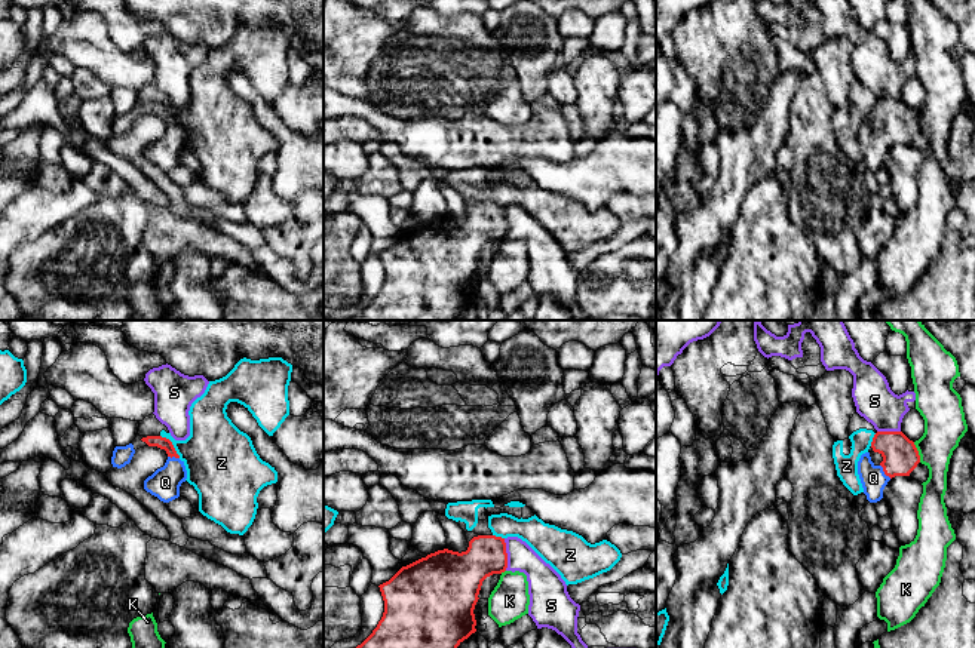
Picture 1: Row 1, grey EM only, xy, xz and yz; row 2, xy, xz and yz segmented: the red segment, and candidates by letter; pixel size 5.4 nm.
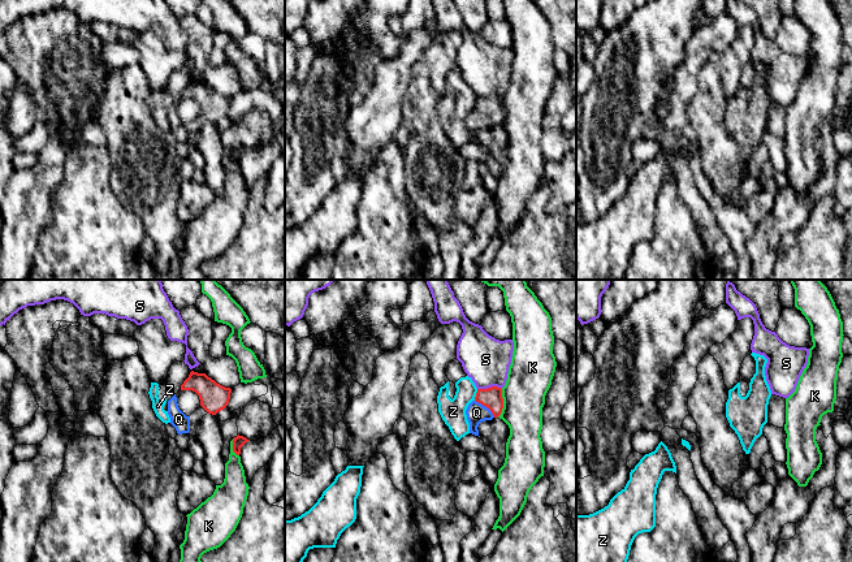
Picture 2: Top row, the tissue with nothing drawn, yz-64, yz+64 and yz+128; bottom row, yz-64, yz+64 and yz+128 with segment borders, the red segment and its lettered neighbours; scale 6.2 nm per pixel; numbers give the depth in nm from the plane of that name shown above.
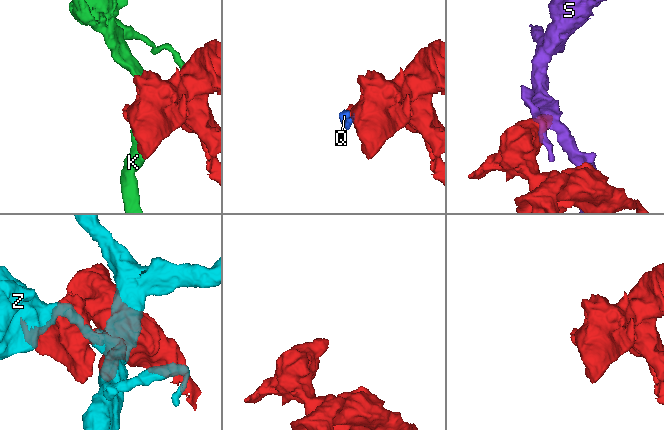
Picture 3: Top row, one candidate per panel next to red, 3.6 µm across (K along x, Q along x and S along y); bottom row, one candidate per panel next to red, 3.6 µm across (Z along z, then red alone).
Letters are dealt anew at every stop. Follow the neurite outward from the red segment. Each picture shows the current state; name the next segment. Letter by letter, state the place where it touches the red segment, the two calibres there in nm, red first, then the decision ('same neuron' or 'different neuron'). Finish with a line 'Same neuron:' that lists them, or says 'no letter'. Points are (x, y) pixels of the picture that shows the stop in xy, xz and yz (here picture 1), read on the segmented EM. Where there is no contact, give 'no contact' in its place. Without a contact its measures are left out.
K: contact yz (917, 453); calibres 190 and 220 nm; different neuron
Q: contact yz (883, 470); calibres 190 and 140 nm; same neuron
S: contact xz (506, 555); calibres 220 and 180 nm; different neuron
Z: contact xy (172, 445); calibres 70 and 360 nm; different neuron
Same neuron: Q

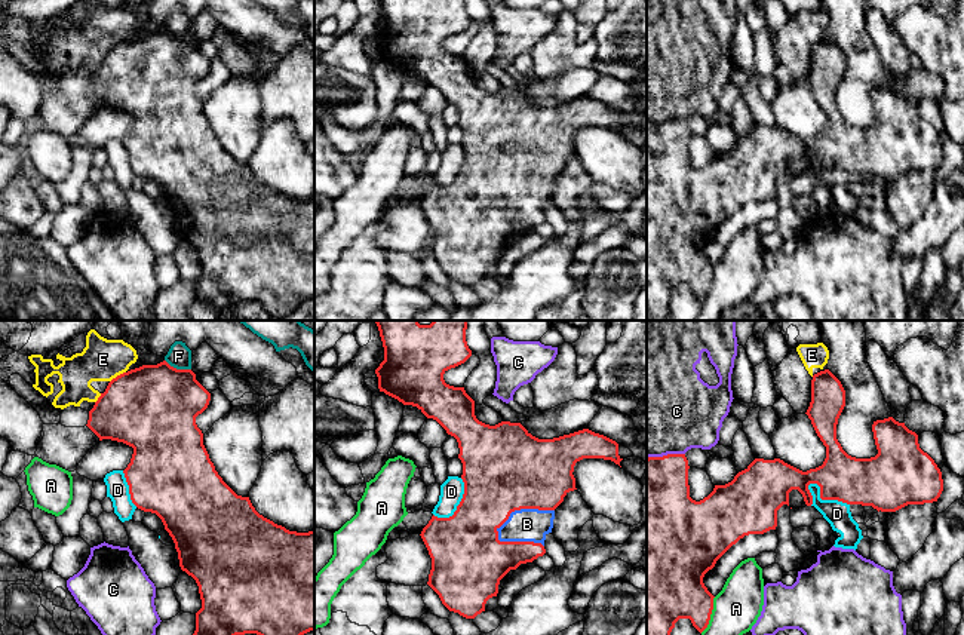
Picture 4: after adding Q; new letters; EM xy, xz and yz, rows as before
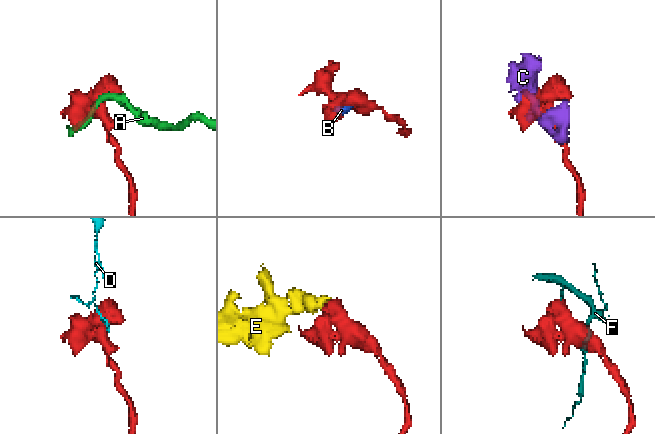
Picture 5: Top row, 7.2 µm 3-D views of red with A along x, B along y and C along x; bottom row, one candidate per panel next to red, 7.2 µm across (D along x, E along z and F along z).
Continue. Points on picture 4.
A: contact yz (711, 613); calibres 340 and 260 nm; different neuron
B: contact xz (519, 509); calibres 460 and 180 nm; same neuron
C: contact yz (665, 456); calibres 440 and 500 nm; different neuron
D: contact yz (823, 499); calibres 260 and 140 nm; different neuron
E: contact xy (117, 376); calibres 460 and 220 nm; different neuron
F: contact xy (178, 370); calibres 480 and 130 nm; different neuron
Same neuron: B

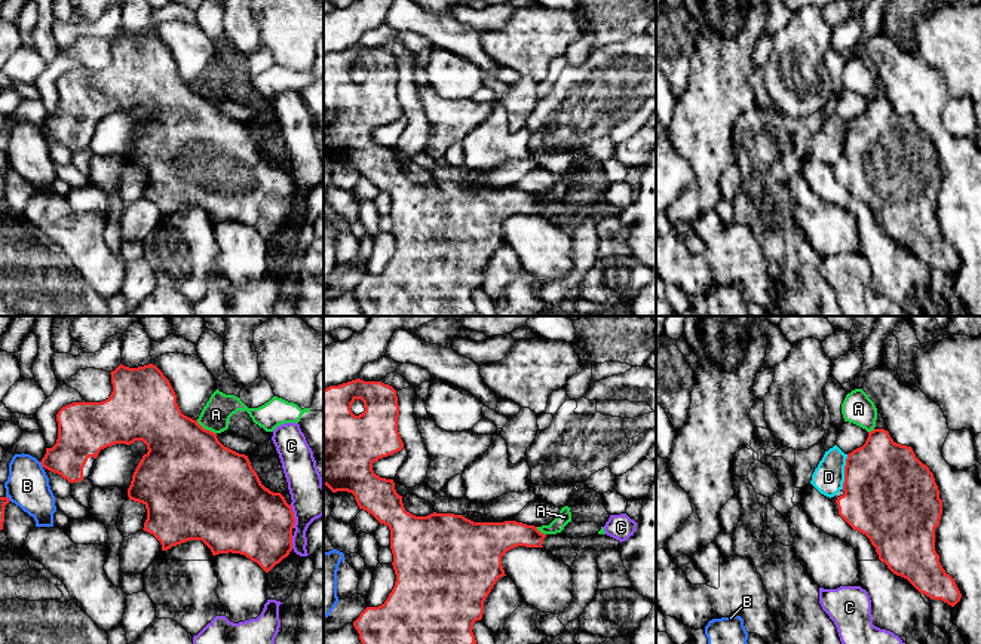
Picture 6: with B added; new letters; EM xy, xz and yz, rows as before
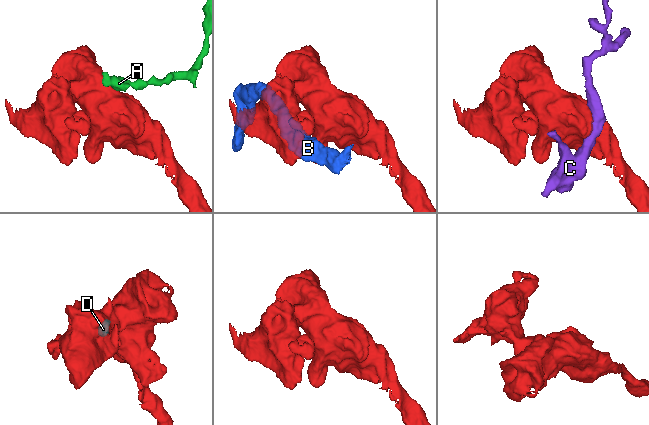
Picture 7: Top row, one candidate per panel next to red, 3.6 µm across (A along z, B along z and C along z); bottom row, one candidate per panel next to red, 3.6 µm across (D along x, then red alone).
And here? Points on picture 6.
A: contact xy (205, 429); calibres 480 and 160 nm; different neuron
B: contact xy (42, 465); calibres 240 and 240 nm; different neuron
C: contact xy (293, 517); calibres 400 and 200 nm; different neuron
D: contact yz (845, 472); calibres 460 and 170 nm; same neuron
Same neuron: D

